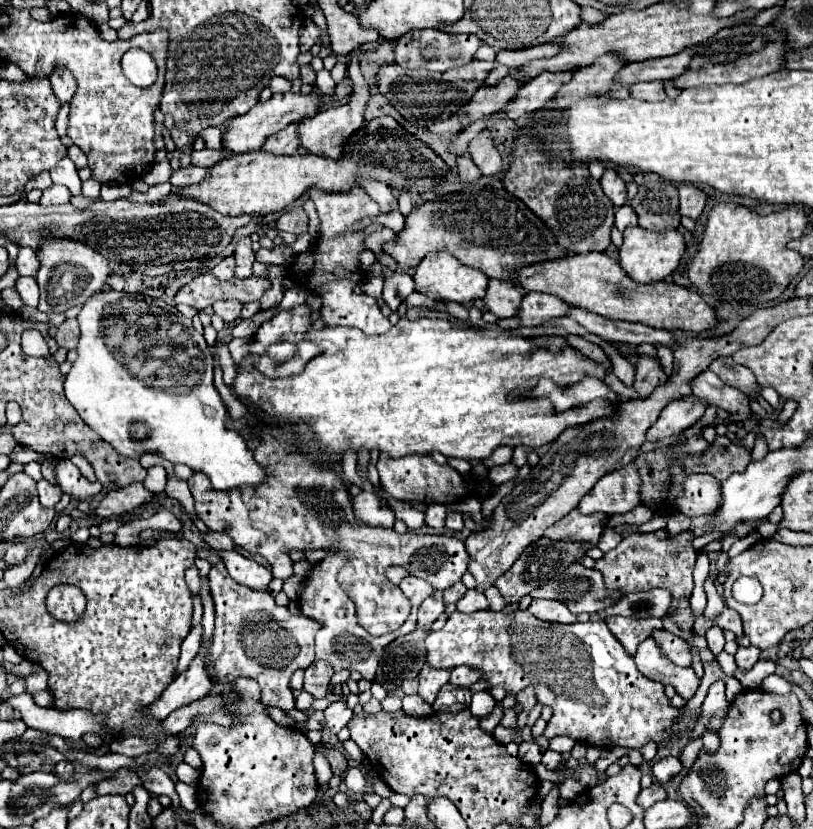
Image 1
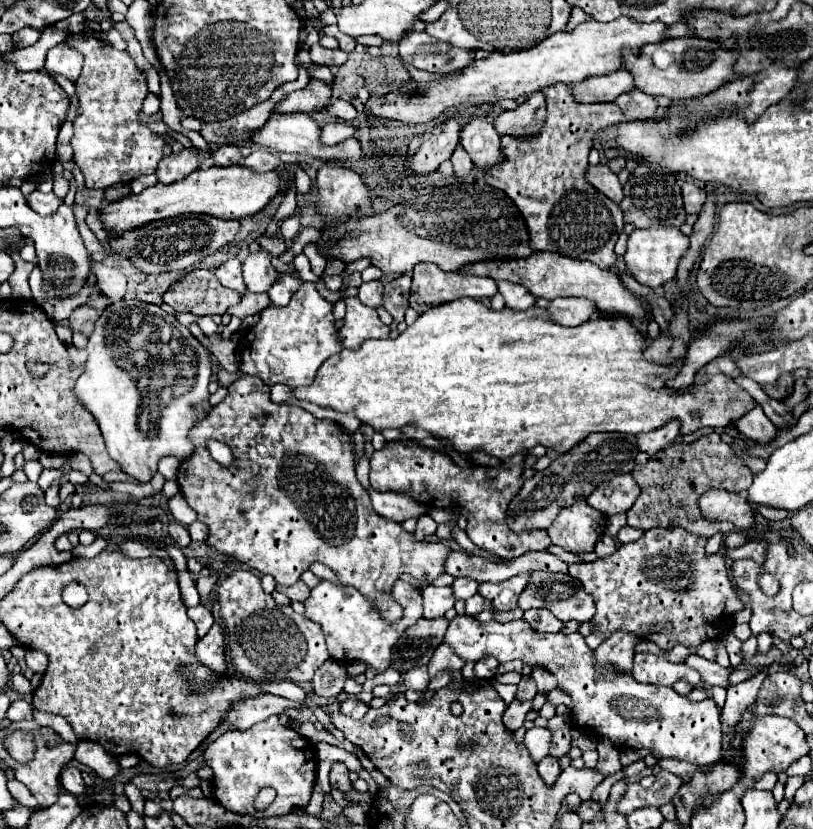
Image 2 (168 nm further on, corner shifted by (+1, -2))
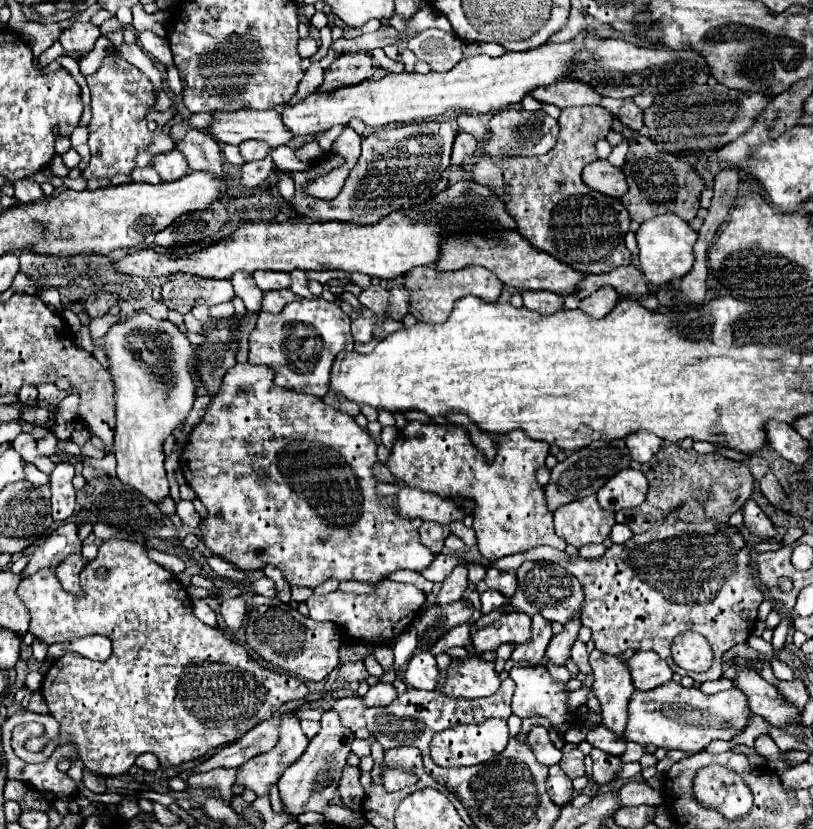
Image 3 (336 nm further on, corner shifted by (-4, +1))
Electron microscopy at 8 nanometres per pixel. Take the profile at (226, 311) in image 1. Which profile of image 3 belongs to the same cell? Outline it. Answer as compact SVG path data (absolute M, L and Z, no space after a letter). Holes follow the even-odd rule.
M291 290L265 292L265 296L263 296L263 310L277 314L277 312L281 312L289 302L293 302L293 300L297 300L297 298L299 298L299 296L293 294Z

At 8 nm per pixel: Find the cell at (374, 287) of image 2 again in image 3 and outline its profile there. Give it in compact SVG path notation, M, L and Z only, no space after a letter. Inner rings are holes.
M369 286L359 294L361 306L373 310L373 312L383 312L387 314L387 302L389 302L389 292L381 286Z

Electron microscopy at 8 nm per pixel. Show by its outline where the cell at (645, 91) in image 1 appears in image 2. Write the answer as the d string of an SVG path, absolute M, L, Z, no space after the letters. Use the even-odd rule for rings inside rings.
M638 89L634 91L628 91L628 93L622 93L618 99L616 99L618 107L624 111L624 115L628 119L642 119L642 117L654 117L656 111L658 111L658 103L656 103L656 97L652 95L646 95Z

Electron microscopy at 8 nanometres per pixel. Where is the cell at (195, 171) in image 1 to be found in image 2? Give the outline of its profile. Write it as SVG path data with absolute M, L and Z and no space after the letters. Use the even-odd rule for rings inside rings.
M182 149L178 155L170 155L168 159L160 161L160 165L156 169L156 177L160 183L170 185L170 183L176 183L176 181L188 177L196 169L198 169L196 153L192 153L190 149Z

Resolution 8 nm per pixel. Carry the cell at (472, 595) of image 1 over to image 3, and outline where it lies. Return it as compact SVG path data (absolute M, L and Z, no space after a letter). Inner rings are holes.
M493 588L481 594L481 612L483 614L489 614L491 610L497 610L503 604L507 604L507 598L501 592L493 590Z

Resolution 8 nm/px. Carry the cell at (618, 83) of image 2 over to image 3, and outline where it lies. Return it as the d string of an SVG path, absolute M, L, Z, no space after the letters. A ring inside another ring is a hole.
M575 80L553 82L553 86L537 86L537 90L529 92L529 96L533 96L539 102L553 104L557 108L599 104L601 100L601 96L591 86L583 82L575 82Z

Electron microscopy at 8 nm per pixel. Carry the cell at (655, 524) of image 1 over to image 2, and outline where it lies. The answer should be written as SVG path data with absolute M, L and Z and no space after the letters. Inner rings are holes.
M626 525L626 527L620 529L620 533L616 537L618 537L620 543L630 543L630 541L636 541L638 537L642 537L642 535L644 535L642 529L632 529L630 525Z

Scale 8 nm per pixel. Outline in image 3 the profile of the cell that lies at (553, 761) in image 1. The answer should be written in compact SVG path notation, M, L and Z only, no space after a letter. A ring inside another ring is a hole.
M551 766L549 768L549 778L547 778L547 792L551 800L557 806L567 806L573 798L573 786L571 778L561 770L561 766Z

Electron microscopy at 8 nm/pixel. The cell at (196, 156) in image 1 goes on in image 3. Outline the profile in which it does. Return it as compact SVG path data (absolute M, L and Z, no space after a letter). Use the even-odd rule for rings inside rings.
M247 140L247 142L243 142L243 144L239 146L239 150L241 150L241 156L243 156L243 158L249 162L249 160L261 160L261 158L269 156L273 148L265 146L265 142Z

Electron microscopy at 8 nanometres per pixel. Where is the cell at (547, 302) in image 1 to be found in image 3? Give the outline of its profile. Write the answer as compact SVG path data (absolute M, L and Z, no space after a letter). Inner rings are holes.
M601 286L597 292L593 292L589 298L581 300L581 310L593 318L601 318L605 314L609 314L615 304L619 302L619 294L613 286Z

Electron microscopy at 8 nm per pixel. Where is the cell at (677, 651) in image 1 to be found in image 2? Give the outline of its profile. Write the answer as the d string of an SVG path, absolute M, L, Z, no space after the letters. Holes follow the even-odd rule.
M688 655L684 665L696 669L702 675L702 681L706 681L708 685L720 685L720 687L728 687L728 671L724 667L720 667L714 661L702 659L698 655Z

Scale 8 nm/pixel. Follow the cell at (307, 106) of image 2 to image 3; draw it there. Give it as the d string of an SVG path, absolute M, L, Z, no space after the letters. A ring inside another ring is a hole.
M345 52L335 58L335 62L325 70L325 82L319 90L335 90L341 86L353 86L365 82L373 76L373 58L367 52Z

